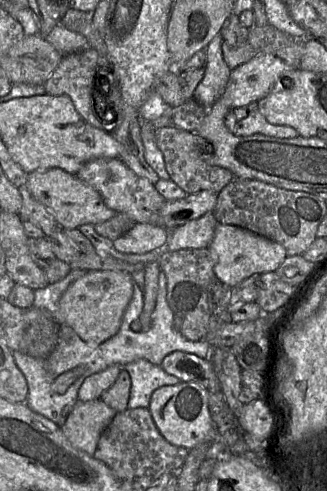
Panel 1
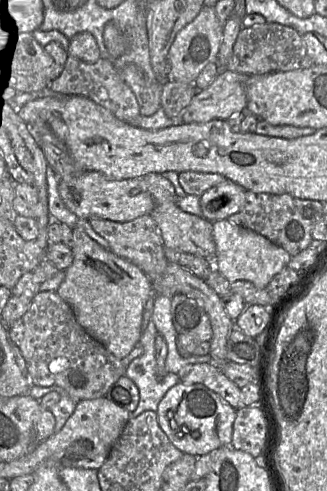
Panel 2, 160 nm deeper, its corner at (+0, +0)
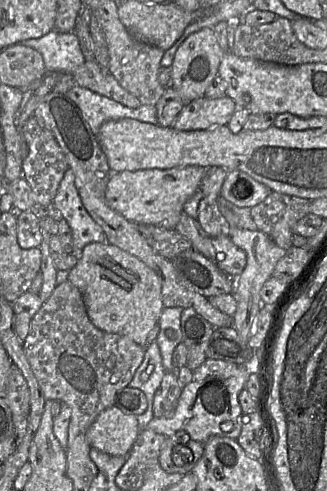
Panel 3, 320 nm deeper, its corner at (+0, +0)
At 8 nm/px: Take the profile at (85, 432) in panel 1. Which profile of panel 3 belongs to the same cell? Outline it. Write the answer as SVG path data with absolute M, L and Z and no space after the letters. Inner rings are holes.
M113 405L97 416L86 438L91 448L111 456L127 456L139 432L137 417Z

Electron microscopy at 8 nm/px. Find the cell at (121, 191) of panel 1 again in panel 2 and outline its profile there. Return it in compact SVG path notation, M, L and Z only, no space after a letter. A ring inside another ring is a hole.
M174 202L156 204L150 216L159 227L164 249L214 261L213 222L182 211Z

